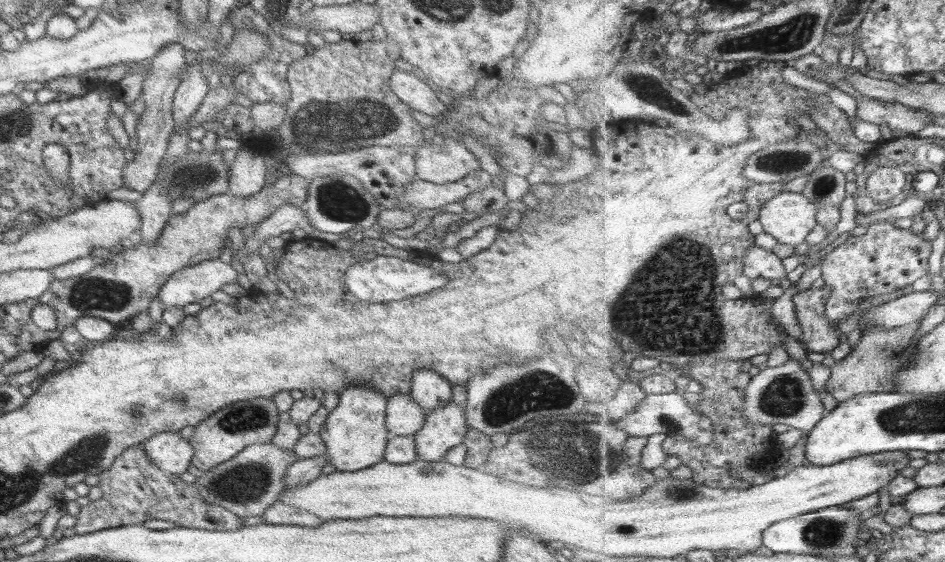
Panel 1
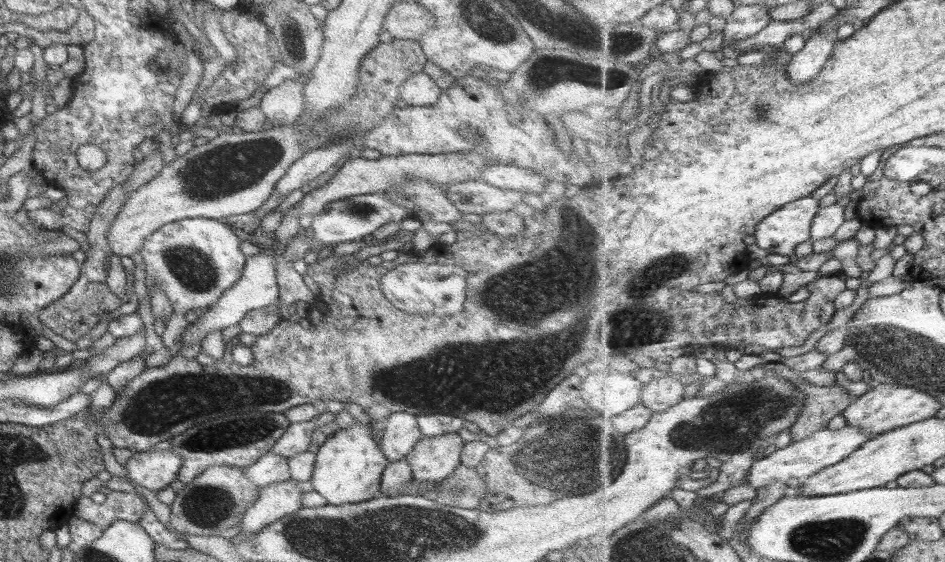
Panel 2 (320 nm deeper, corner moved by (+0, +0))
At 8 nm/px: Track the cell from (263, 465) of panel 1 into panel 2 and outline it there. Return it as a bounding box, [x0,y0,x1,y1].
[169,466,258,536]

